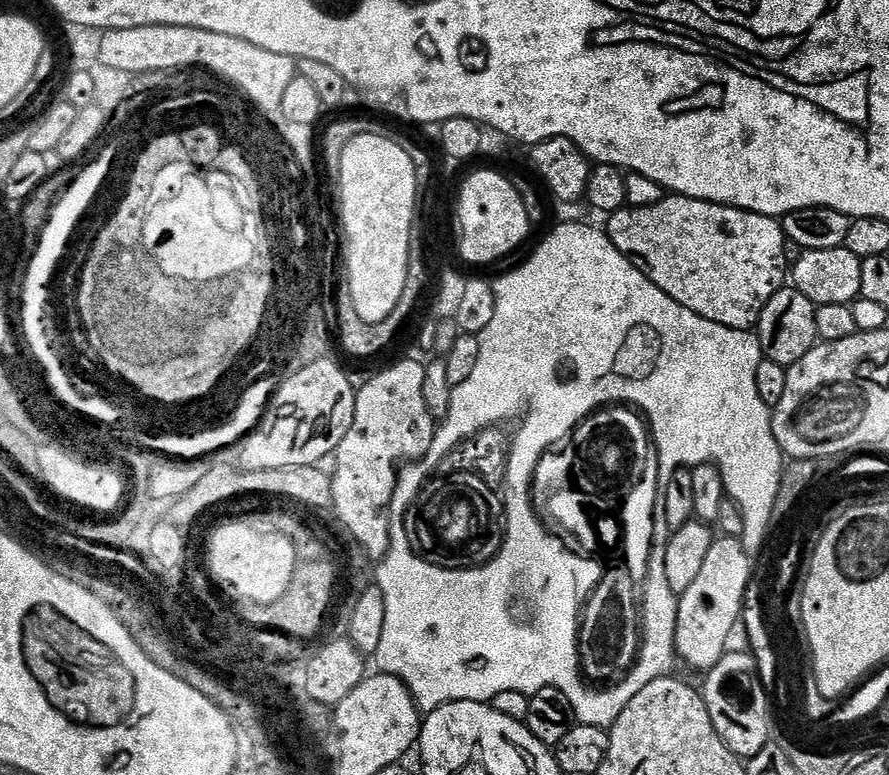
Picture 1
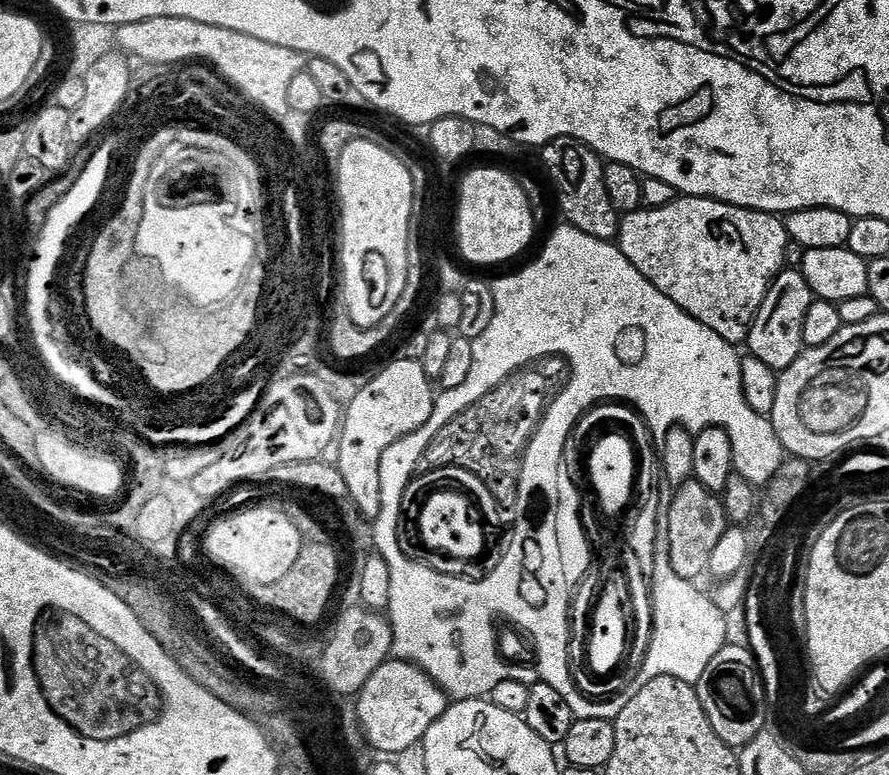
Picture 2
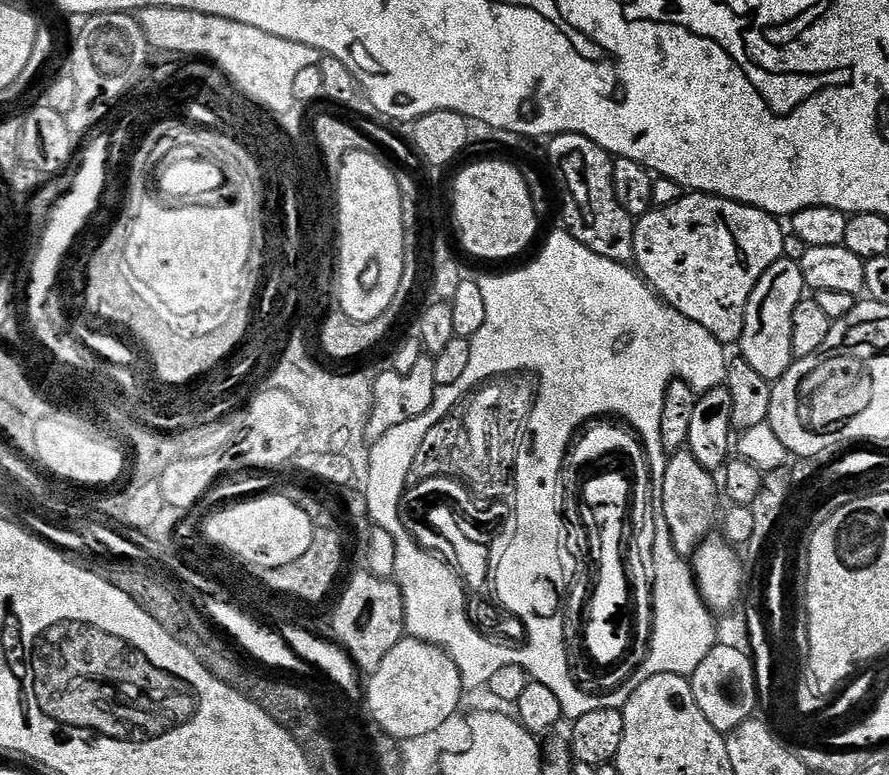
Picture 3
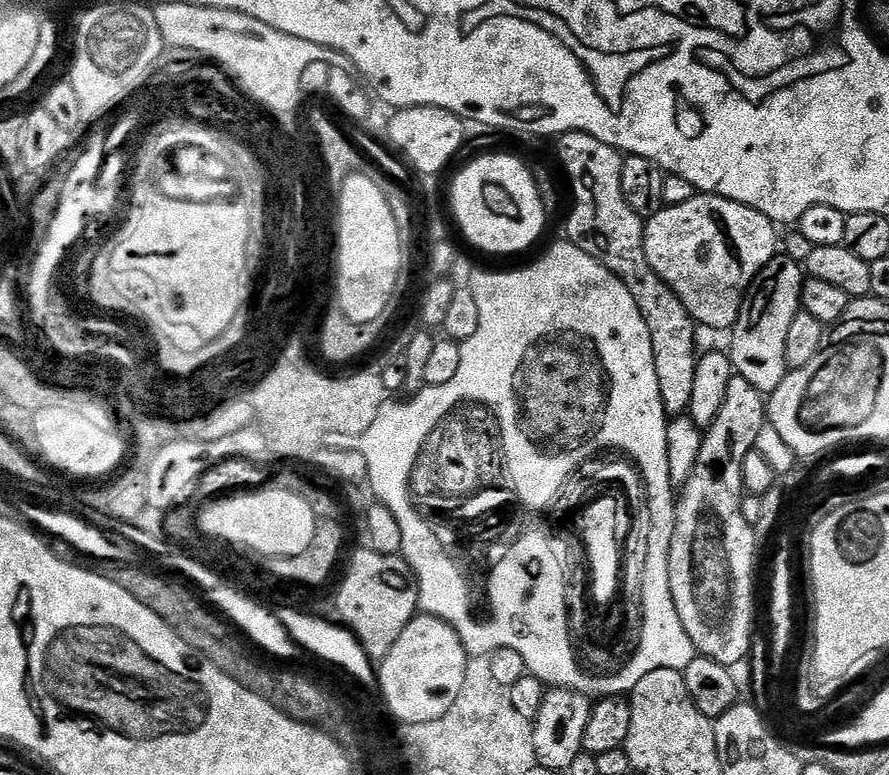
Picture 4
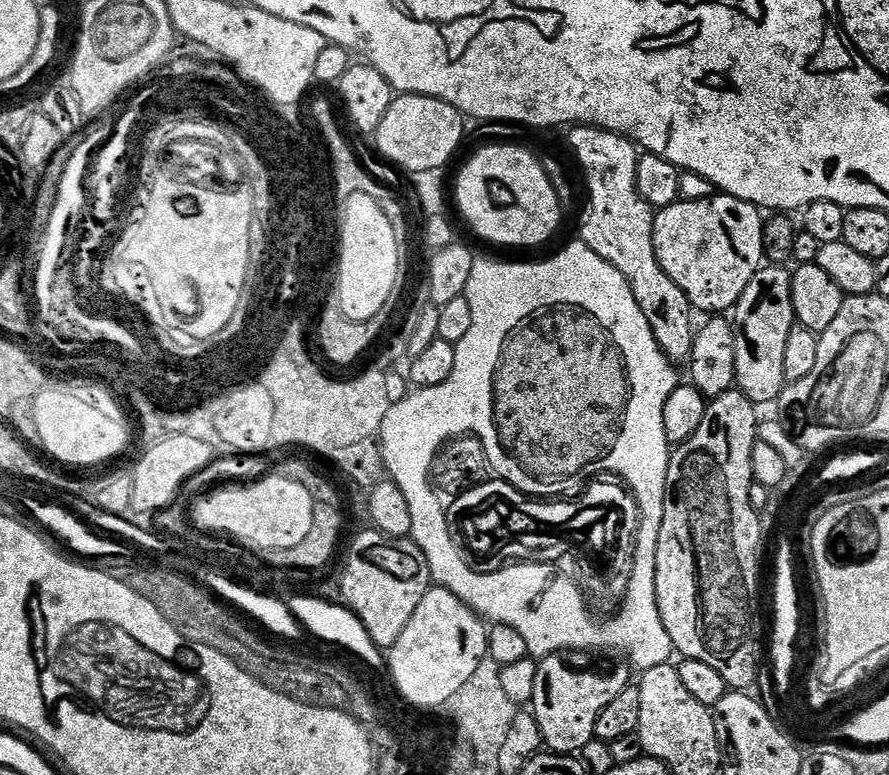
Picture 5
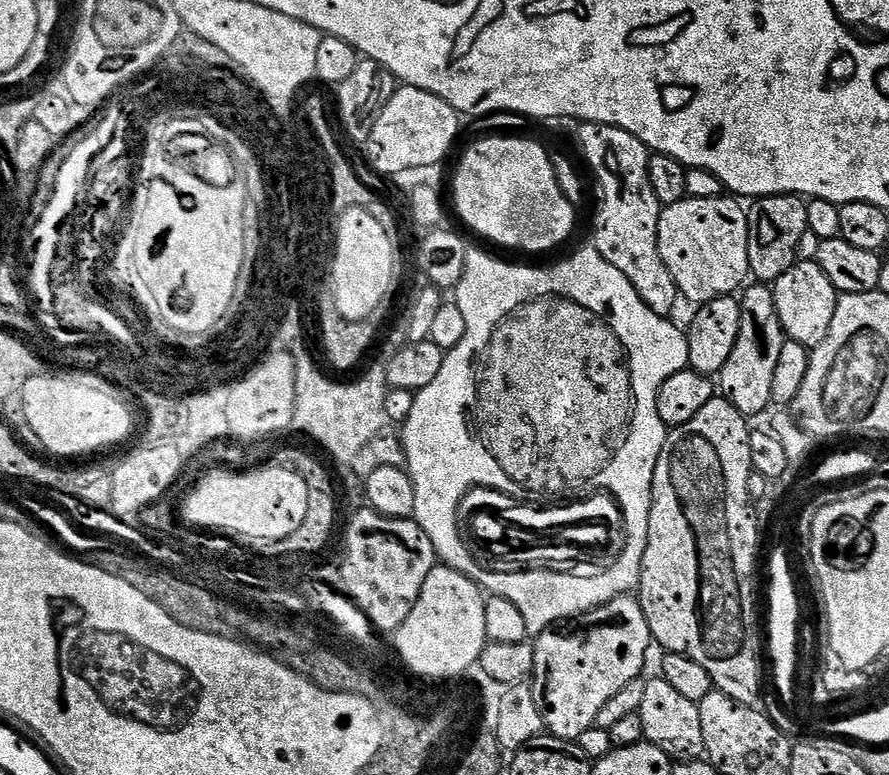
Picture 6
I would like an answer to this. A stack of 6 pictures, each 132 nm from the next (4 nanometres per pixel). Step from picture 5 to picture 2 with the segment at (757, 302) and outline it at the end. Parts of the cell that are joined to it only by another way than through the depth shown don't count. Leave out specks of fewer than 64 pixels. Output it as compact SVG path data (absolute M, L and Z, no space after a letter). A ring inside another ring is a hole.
M782 270L768 287L766 298L754 318L754 326L746 341L746 348L751 355L762 358L778 374L790 367L804 351L802 342L802 318L810 310L814 297L806 282L804 273L799 270Z

